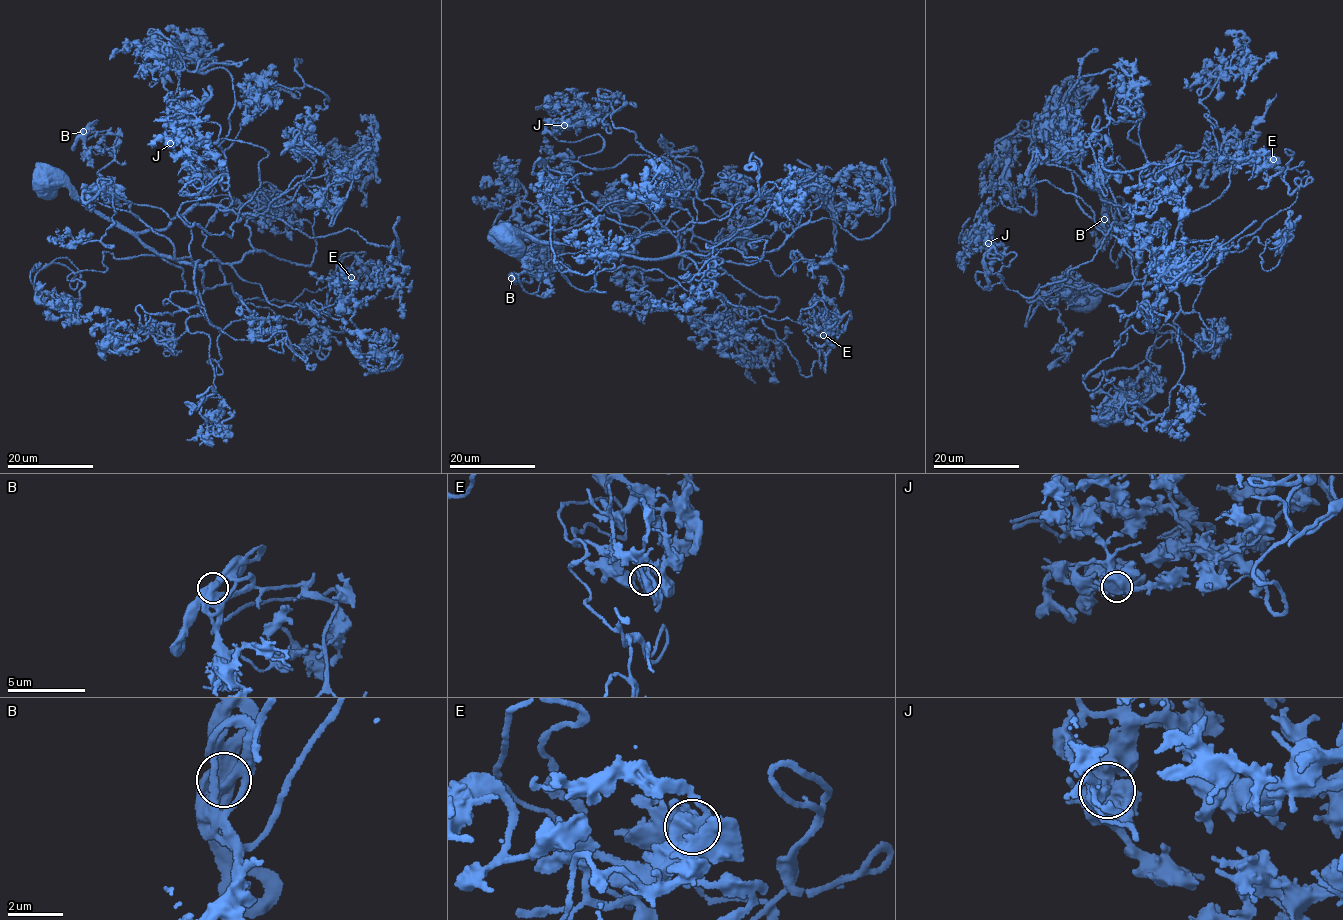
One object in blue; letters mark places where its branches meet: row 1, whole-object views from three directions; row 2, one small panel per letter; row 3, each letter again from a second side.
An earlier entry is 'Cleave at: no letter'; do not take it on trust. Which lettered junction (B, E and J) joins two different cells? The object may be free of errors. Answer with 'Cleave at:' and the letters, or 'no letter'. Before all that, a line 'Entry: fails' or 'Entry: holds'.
Entry: holds
Cleave at: no letter

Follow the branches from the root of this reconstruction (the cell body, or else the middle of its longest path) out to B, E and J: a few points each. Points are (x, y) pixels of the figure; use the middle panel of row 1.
B: (507, 243), (524, 236), (655, 260), (678, 245), (667, 230), (627, 236), (561, 254), (545, 276), (511, 278)
E: (507, 243), (688, 258), (730, 303), (758, 310), (804, 376), (820, 356), (805, 324), (824, 335)
J: (507, 243), (629, 253), (680, 209), (647, 155), (590, 168), (579, 158), (604, 138), (557, 141), (565, 126)

